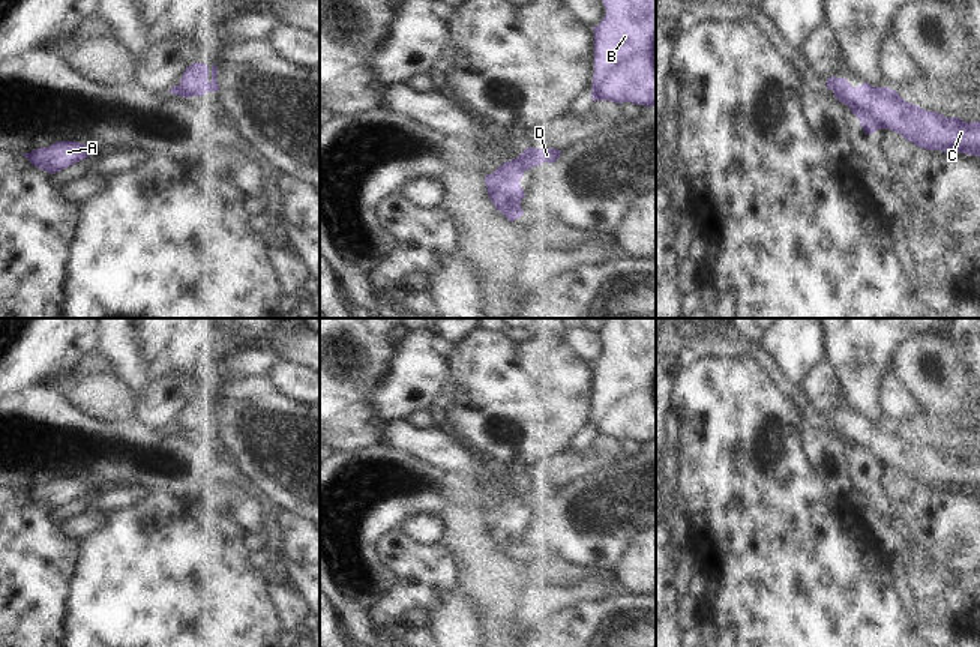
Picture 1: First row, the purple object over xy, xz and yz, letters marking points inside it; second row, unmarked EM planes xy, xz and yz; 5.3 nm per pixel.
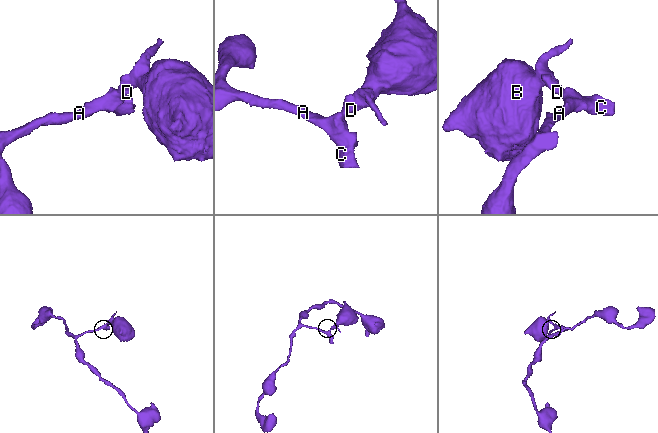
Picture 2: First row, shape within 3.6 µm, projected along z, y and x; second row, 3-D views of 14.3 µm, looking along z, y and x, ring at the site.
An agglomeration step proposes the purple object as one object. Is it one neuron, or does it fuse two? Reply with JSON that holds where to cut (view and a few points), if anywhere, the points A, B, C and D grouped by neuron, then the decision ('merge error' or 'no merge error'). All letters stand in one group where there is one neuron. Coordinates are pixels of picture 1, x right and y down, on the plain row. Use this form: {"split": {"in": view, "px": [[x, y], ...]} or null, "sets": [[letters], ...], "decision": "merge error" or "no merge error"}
{"split": null, "sets": [["A", "B", "C", "D"]], "decision": "no merge error"}

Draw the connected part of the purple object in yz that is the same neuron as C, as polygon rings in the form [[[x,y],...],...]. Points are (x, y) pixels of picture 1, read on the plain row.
[[[830,413],[825,423],[849,443],[866,471],[876,465],[891,465],[926,486],[980,492],[980,458],[966,459],[926,447],[906,438],[890,423],[873,423],[867,419],[852,423],[846,414],[836,413]]]

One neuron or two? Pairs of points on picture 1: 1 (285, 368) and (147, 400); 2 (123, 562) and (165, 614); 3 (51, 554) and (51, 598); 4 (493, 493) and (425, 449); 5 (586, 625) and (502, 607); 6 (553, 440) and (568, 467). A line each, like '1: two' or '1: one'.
1: two
2: one
3: one
4: one
5: two
6: two

